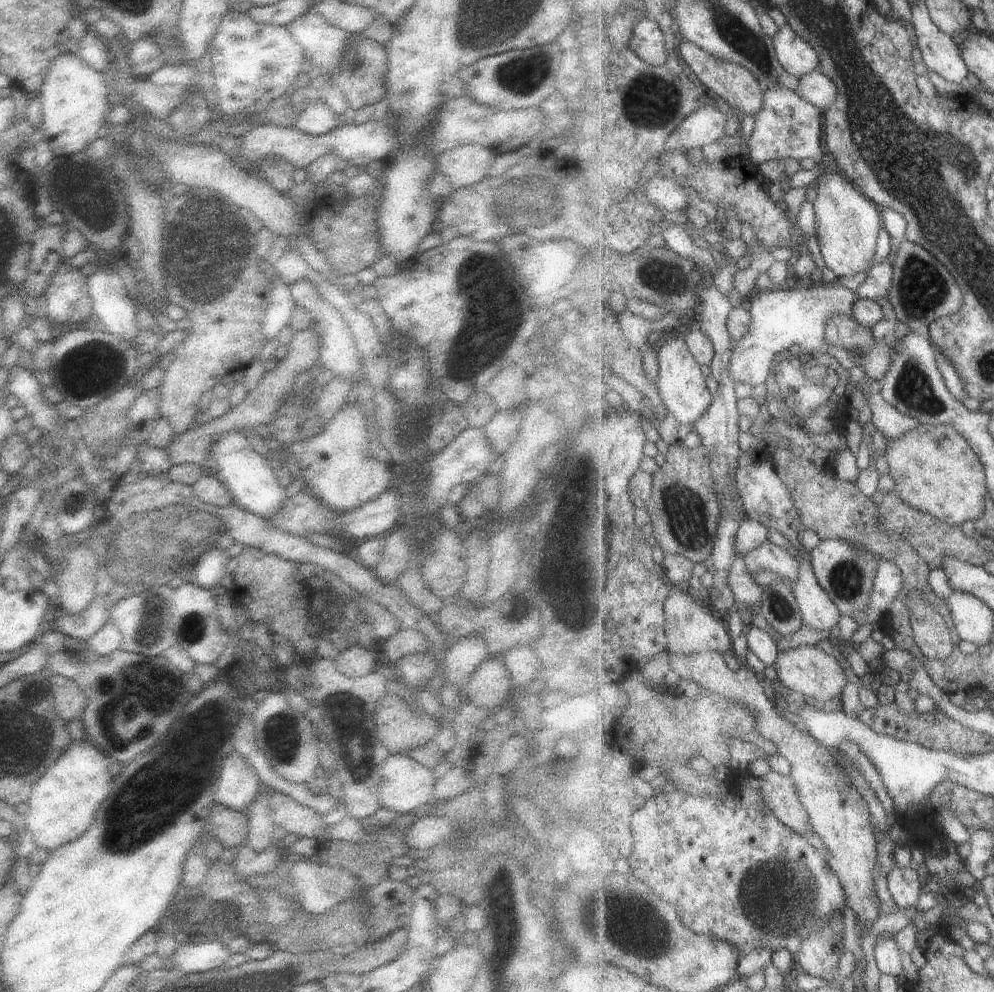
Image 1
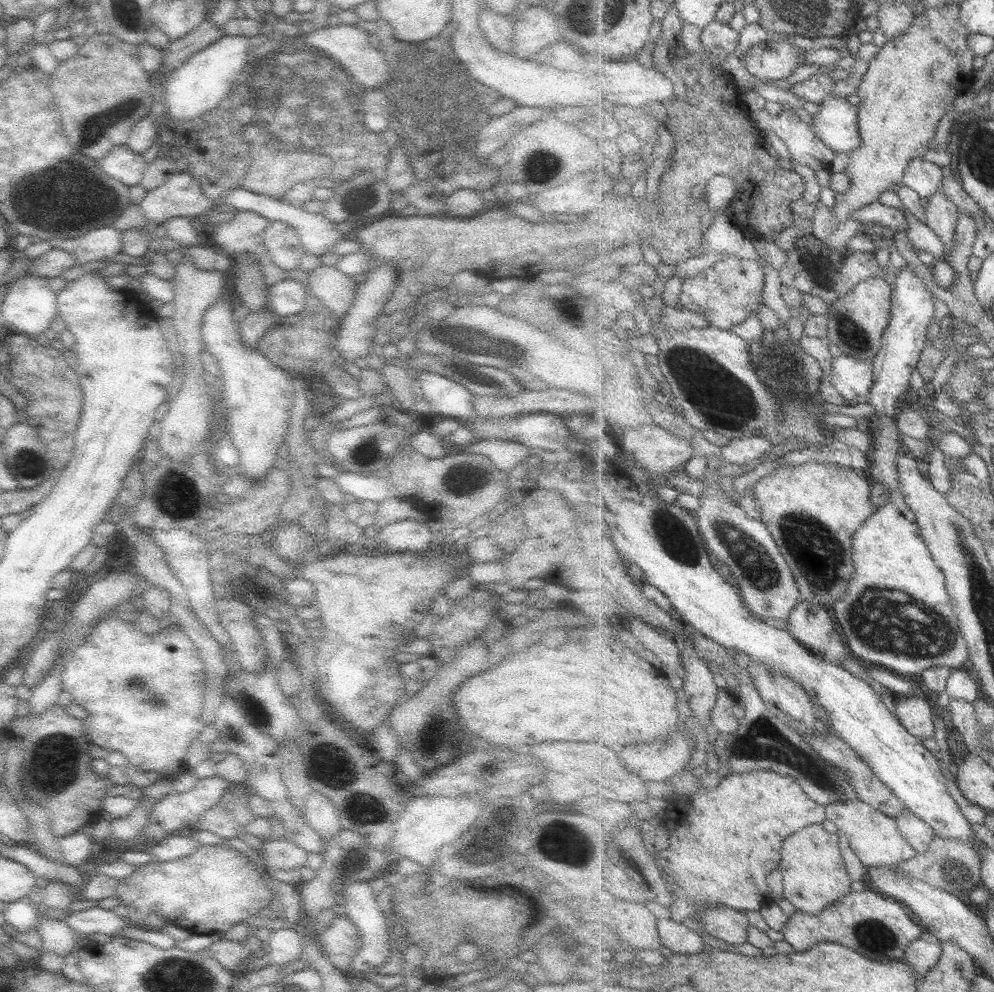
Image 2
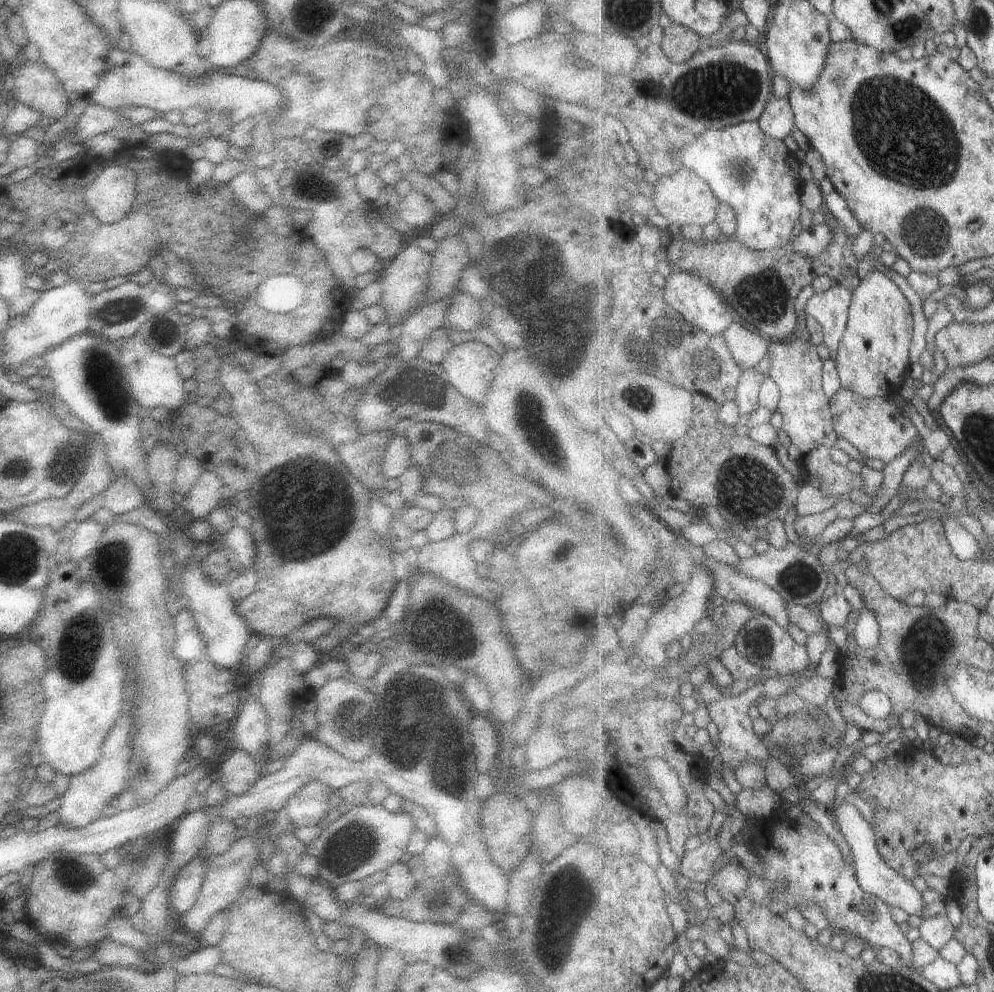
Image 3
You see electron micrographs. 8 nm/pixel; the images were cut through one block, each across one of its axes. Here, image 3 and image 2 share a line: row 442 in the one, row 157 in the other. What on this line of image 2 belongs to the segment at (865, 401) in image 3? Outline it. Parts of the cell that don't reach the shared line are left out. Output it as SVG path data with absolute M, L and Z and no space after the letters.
M959 3L943 8L924 8L901 36L888 39L880 47L877 56L870 60L868 72L864 74L856 92L860 98L859 130L862 143L856 151L849 153L849 164L845 168L852 178L852 185L849 192L841 193L841 198L836 195L831 222L838 225L851 219L856 210L871 205L885 190L892 190L895 185L901 186L909 163L914 158L925 158L926 153L932 151L930 142L935 139L937 126L947 108L954 104L959 95L973 87L976 54L969 46L968 38L972 32L961 20L960 10Z

